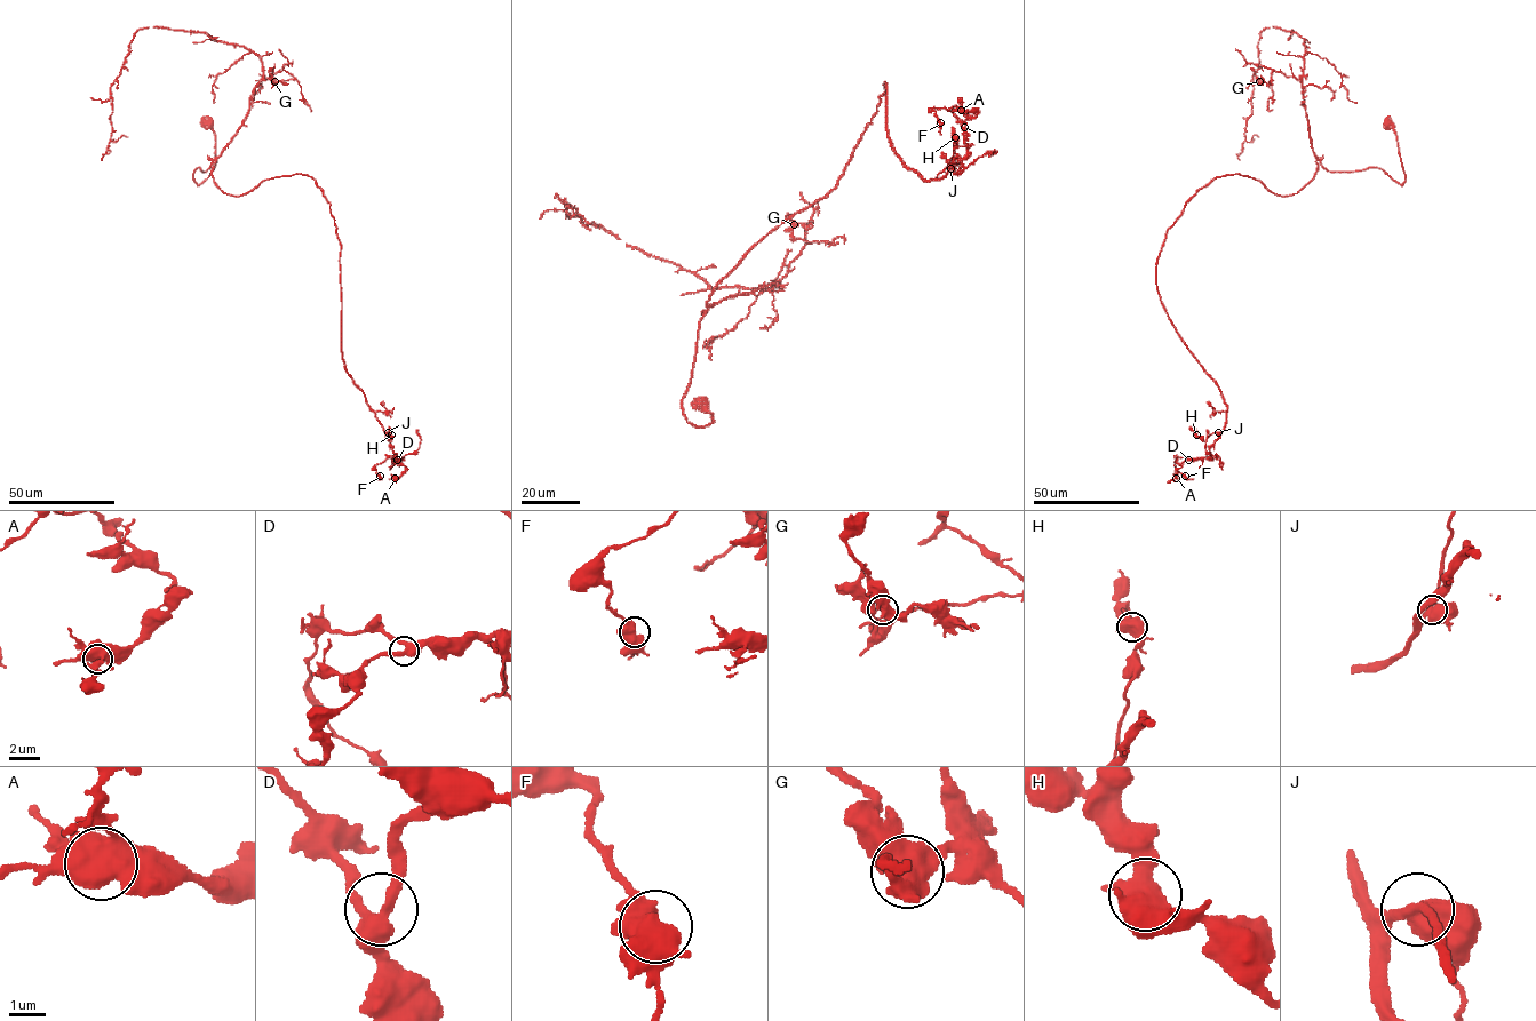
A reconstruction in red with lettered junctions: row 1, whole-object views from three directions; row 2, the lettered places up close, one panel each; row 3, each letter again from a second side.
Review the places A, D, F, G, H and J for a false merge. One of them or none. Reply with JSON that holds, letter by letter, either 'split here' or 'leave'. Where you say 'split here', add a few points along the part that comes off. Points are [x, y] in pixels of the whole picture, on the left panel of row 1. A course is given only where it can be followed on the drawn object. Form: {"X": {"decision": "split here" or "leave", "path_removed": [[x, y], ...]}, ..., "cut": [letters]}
{"A": {"decision": "leave"}, "D": {"decision": "leave"}, "F": {"decision": "leave"}, "G": {"decision": "leave"}, "H": {"decision": "leave"}, "J": {"decision": "leave"}, "cut": []}

